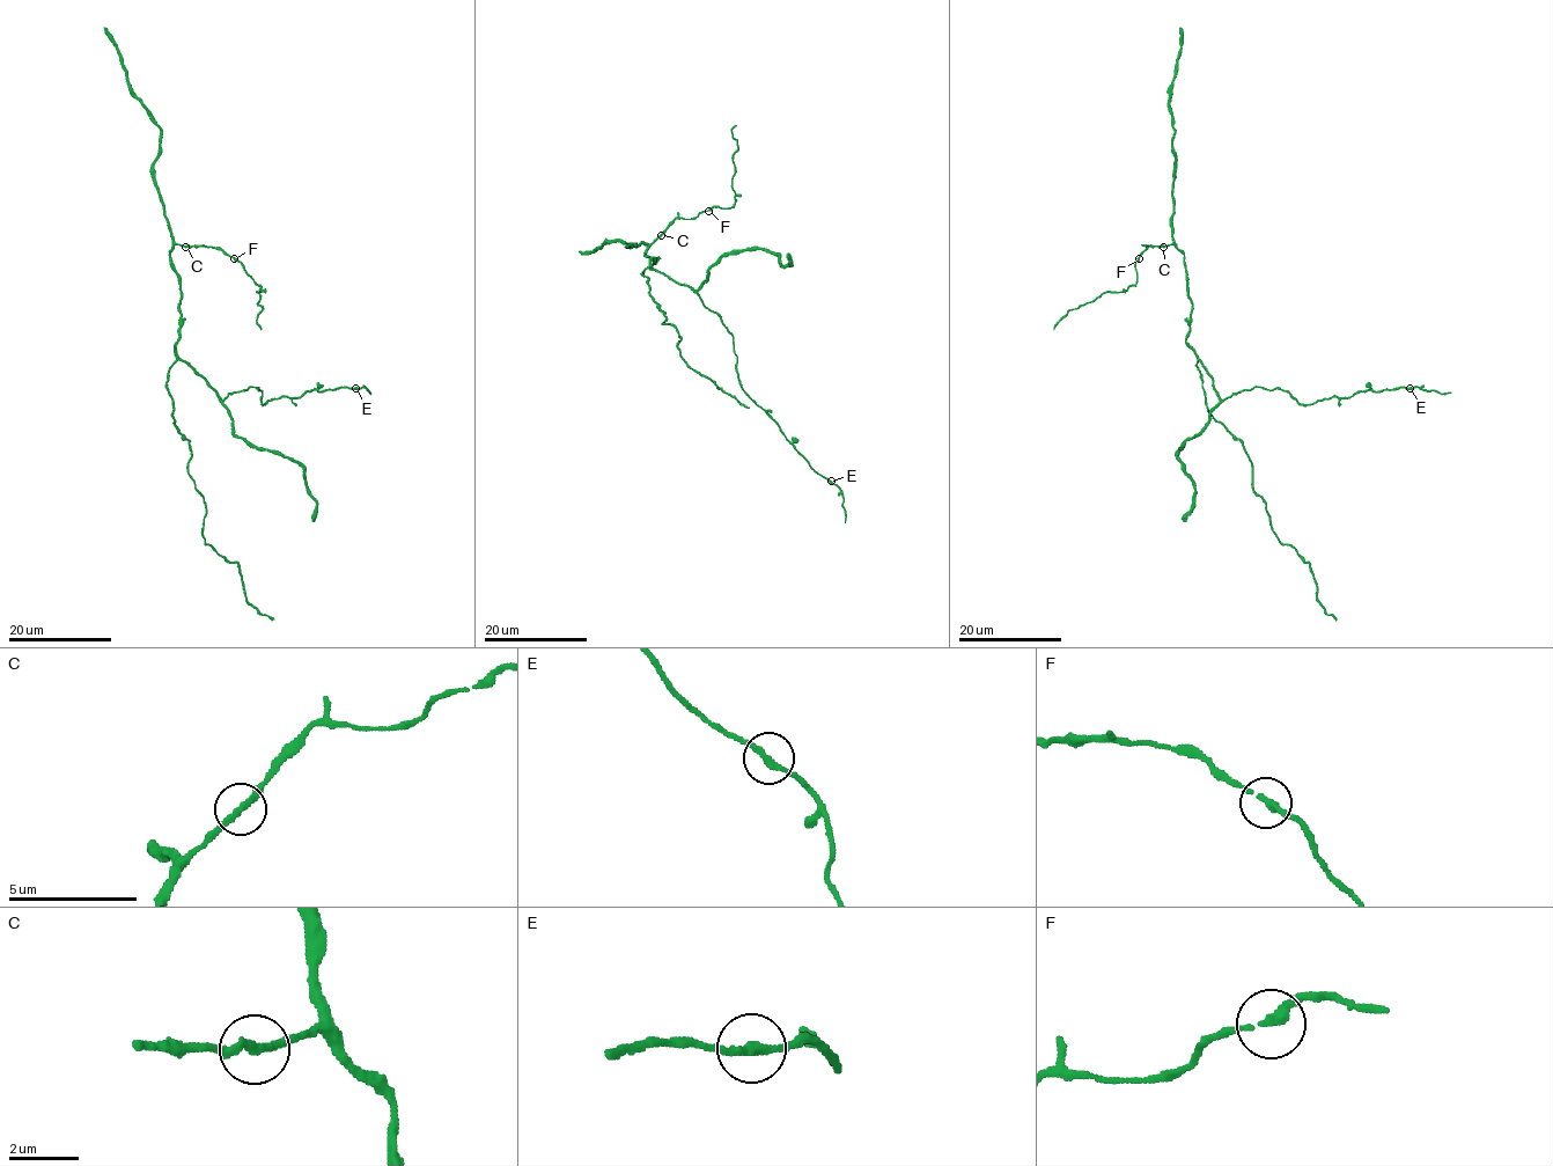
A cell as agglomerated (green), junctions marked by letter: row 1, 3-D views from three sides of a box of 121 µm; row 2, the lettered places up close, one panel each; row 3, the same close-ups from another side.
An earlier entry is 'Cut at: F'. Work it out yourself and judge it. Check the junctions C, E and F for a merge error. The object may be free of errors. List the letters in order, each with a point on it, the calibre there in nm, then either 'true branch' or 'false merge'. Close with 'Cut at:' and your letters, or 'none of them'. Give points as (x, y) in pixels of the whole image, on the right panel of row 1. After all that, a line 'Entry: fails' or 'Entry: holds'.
C: (1163, 247) | 260 nm | true branch
E: (1410, 388) | 240 nm | true branch
F: (1139, 258) | 240 nm | true branch
Cut at: none of them
Entry: fails

